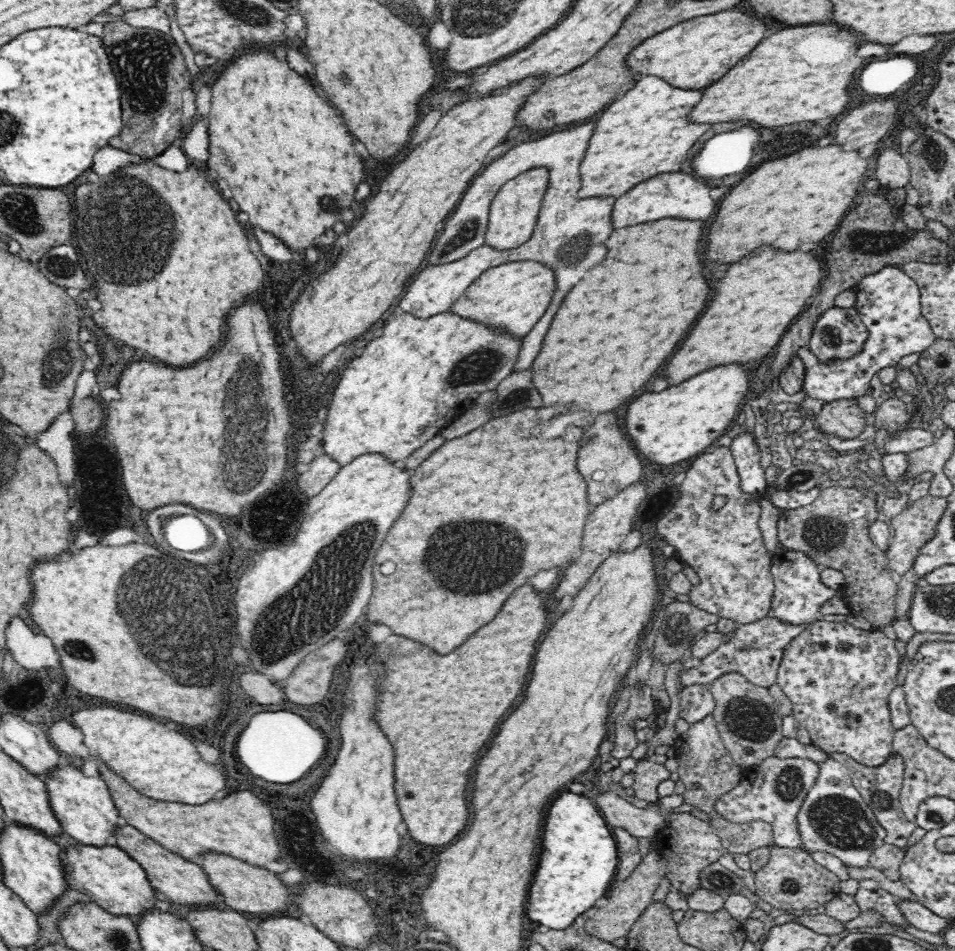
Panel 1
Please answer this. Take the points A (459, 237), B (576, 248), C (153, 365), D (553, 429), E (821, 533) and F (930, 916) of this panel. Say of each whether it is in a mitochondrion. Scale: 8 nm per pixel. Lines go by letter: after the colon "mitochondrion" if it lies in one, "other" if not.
A: mitochondrion
B: mitochondrion
C: other
D: other
E: mitochondrion
F: other

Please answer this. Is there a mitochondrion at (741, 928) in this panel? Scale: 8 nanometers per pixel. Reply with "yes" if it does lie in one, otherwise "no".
no

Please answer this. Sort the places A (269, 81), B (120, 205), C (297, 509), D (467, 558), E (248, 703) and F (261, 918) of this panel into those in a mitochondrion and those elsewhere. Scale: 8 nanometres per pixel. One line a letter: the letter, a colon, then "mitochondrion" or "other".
A: other
B: mitochondrion
C: mitochondrion
D: mitochondrion
E: other
F: other

